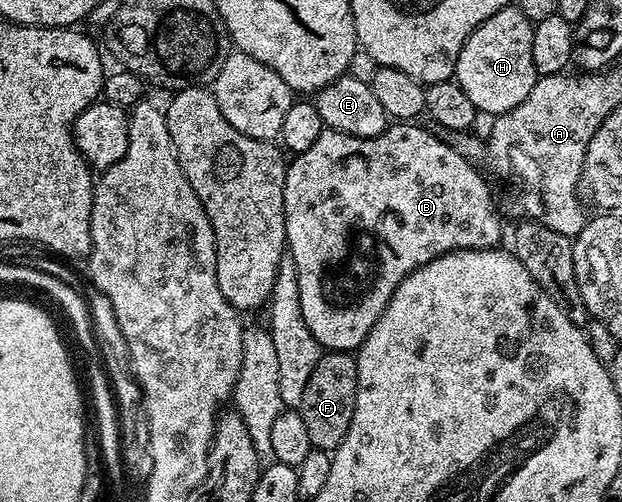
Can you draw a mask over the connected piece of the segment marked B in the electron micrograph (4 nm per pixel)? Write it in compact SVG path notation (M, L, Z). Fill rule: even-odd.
M392 122L382 134L374 138L358 138L325 130L318 134L310 150L302 150L291 157L284 173L284 221L286 222L286 250L293 255L297 266L298 292L301 294L302 315L310 332L319 342L320 347L330 352L352 352L360 347L361 342L370 334L374 322L386 310L394 290L414 269L421 268L426 262L438 258L447 252L470 250L471 248L495 248L500 241L500 216L496 213L496 204L492 201L492 192L484 181L481 169L466 162L459 154L454 154L446 142L436 137L435 131L427 132L419 128L416 122Z

